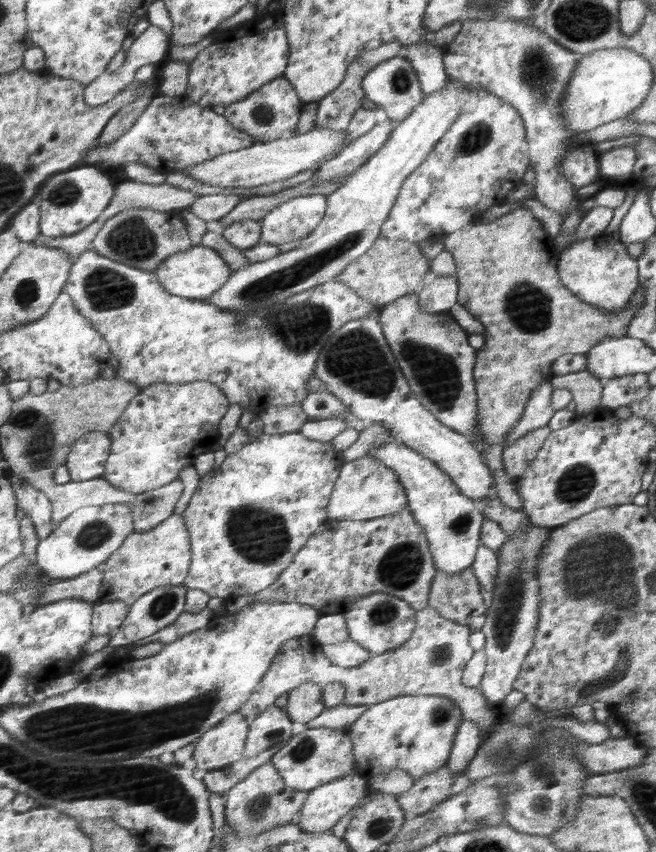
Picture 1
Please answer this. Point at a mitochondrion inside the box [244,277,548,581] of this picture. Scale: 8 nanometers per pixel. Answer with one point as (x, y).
(356, 359)

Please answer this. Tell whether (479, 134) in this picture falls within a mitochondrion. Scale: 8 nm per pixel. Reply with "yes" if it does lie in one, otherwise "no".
yes

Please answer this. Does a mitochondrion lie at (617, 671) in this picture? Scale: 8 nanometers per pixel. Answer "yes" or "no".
yes

